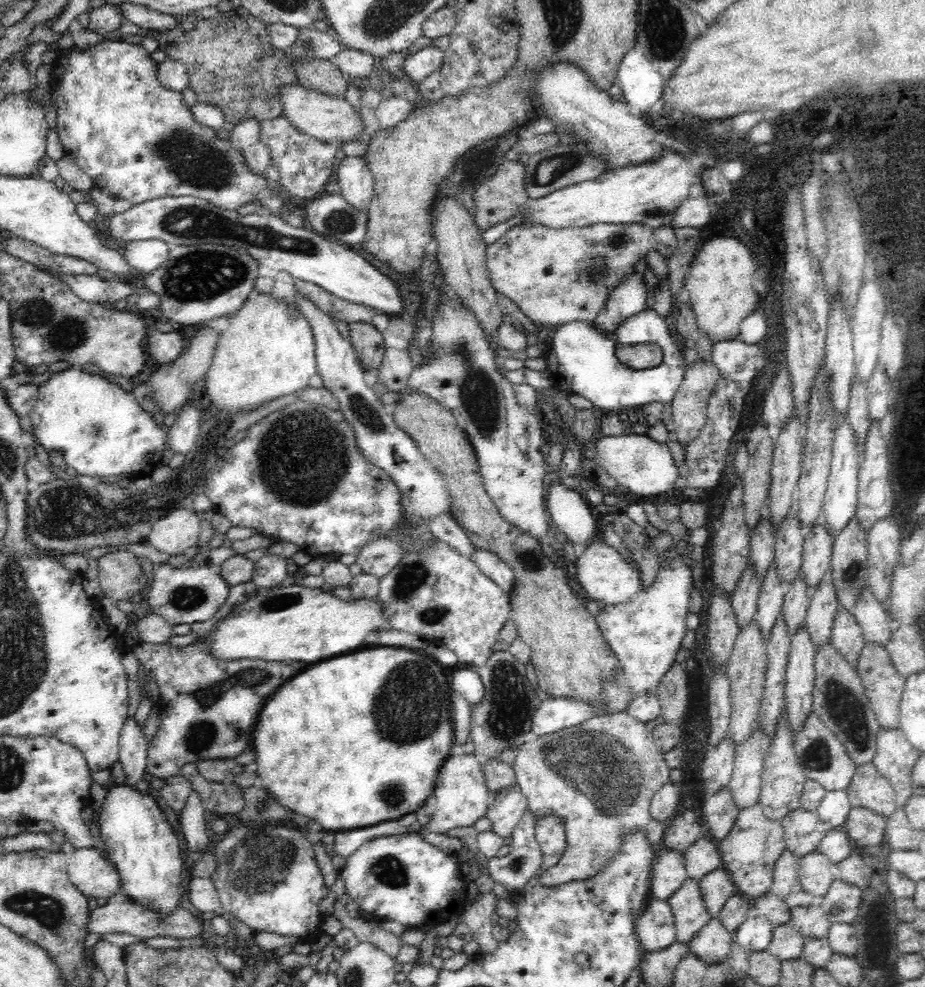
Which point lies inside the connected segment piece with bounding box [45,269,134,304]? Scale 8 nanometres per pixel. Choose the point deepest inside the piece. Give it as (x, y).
(95, 289)

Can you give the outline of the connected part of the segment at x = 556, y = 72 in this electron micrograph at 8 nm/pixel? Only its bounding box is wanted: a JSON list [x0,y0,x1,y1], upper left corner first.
[536,64,662,171]

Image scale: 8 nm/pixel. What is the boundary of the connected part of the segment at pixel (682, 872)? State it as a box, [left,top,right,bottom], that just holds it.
[650,847,689,901]

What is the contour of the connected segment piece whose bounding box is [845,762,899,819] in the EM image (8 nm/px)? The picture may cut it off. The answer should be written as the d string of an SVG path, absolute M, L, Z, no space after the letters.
M873 762L857 767L851 784L845 788L851 803L888 819L899 807L895 801L895 790L878 773Z

